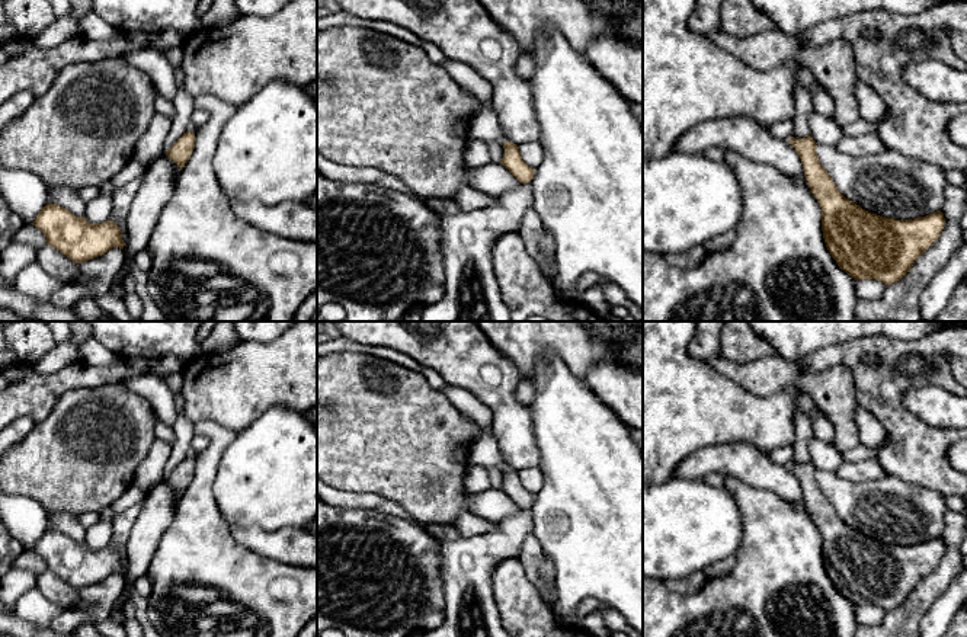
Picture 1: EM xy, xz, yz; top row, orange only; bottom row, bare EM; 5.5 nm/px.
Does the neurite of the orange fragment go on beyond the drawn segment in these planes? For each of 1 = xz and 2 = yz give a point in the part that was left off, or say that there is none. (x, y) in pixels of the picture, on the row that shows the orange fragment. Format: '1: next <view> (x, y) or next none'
1: next none
2: next none

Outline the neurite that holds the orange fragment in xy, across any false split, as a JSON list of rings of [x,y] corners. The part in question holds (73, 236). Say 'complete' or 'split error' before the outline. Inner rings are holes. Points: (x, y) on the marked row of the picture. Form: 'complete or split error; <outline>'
complete; [[[47,204],[33,225],[44,233],[48,246],[76,263],[102,256],[112,247],[124,249],[122,231],[113,221],[89,224],[84,217],[76,217],[57,204]]]

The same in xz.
complete; [[[503,143],[505,154],[500,161],[521,183],[528,183],[535,175],[535,169],[529,167],[521,157],[521,150],[513,143]]]

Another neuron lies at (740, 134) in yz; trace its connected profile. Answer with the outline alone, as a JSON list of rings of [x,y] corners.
[[[749,116],[705,121],[683,134],[675,144],[675,151],[705,153],[713,145],[772,166],[793,179],[804,175],[801,159],[790,141],[777,138],[769,127]]]

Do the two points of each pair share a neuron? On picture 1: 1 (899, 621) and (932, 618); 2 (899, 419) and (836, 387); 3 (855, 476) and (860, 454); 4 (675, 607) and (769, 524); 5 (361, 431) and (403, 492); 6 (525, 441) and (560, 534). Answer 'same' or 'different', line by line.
1: different
2: different
3: different
4: same
5: same
6: different

